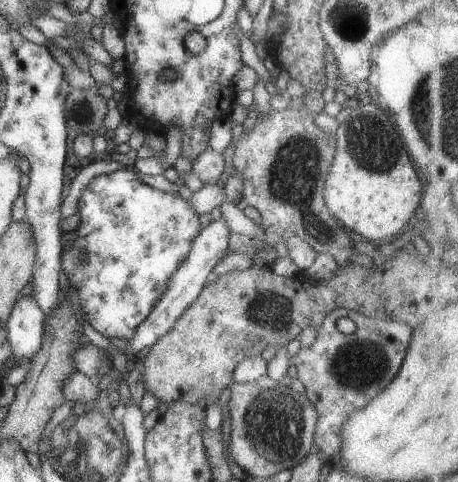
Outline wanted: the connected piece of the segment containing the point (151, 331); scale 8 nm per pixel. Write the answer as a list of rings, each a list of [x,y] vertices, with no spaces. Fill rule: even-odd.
[[[223,218],[211,220],[199,235],[191,242],[189,252],[185,254],[185,260],[179,264],[179,268],[174,271],[166,283],[166,289],[159,297],[153,310],[142,320],[135,329],[133,336],[127,341],[128,347],[122,350],[123,354],[129,359],[145,346],[151,346],[158,338],[173,328],[175,322],[183,314],[183,310],[188,308],[199,295],[203,286],[207,283],[207,274],[212,272],[213,266],[218,264],[228,252],[229,230],[225,226]]]

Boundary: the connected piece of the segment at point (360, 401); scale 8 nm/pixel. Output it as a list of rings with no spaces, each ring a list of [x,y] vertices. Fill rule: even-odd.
[[[342,307],[325,312],[315,329],[313,343],[299,348],[291,357],[290,364],[297,370],[297,380],[305,388],[305,398],[317,414],[312,442],[324,459],[330,459],[341,452],[343,424],[369,400],[381,394],[381,390],[397,374],[412,330],[401,322],[365,318]],[[341,317],[347,317],[355,324],[354,332],[345,335],[336,329],[336,321]]]

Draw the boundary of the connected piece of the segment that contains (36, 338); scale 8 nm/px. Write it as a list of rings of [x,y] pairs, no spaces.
[[[31,294],[22,295],[13,303],[3,327],[6,339],[10,342],[11,357],[24,357],[29,360],[41,344],[44,312]]]

